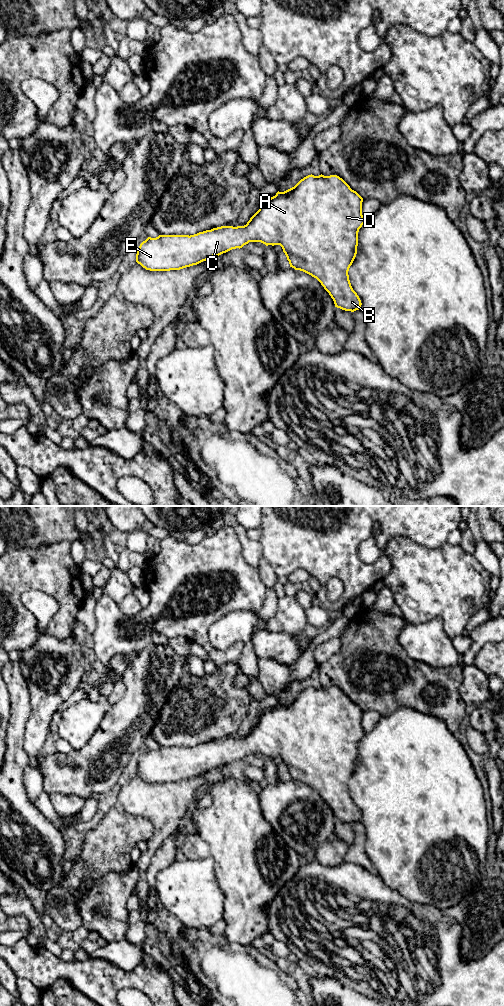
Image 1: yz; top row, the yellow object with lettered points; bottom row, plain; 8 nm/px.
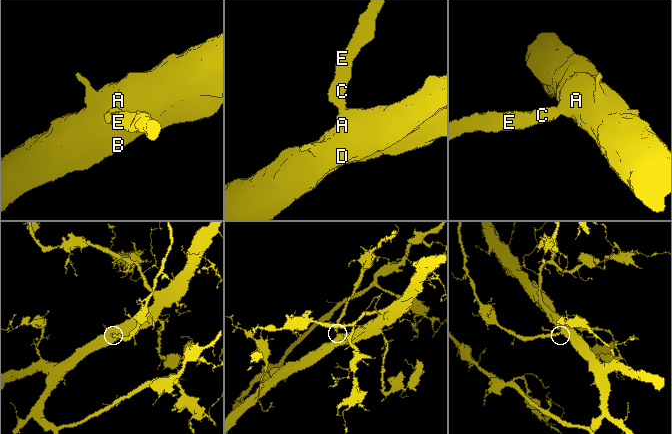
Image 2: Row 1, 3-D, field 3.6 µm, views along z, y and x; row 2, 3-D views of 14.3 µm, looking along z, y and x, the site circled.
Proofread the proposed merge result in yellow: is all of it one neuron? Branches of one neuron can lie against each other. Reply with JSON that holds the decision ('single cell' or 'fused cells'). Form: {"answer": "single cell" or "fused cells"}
{"answer": "single cell"}

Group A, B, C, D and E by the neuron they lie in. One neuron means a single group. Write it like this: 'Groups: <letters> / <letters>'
Groups: A B C D E

